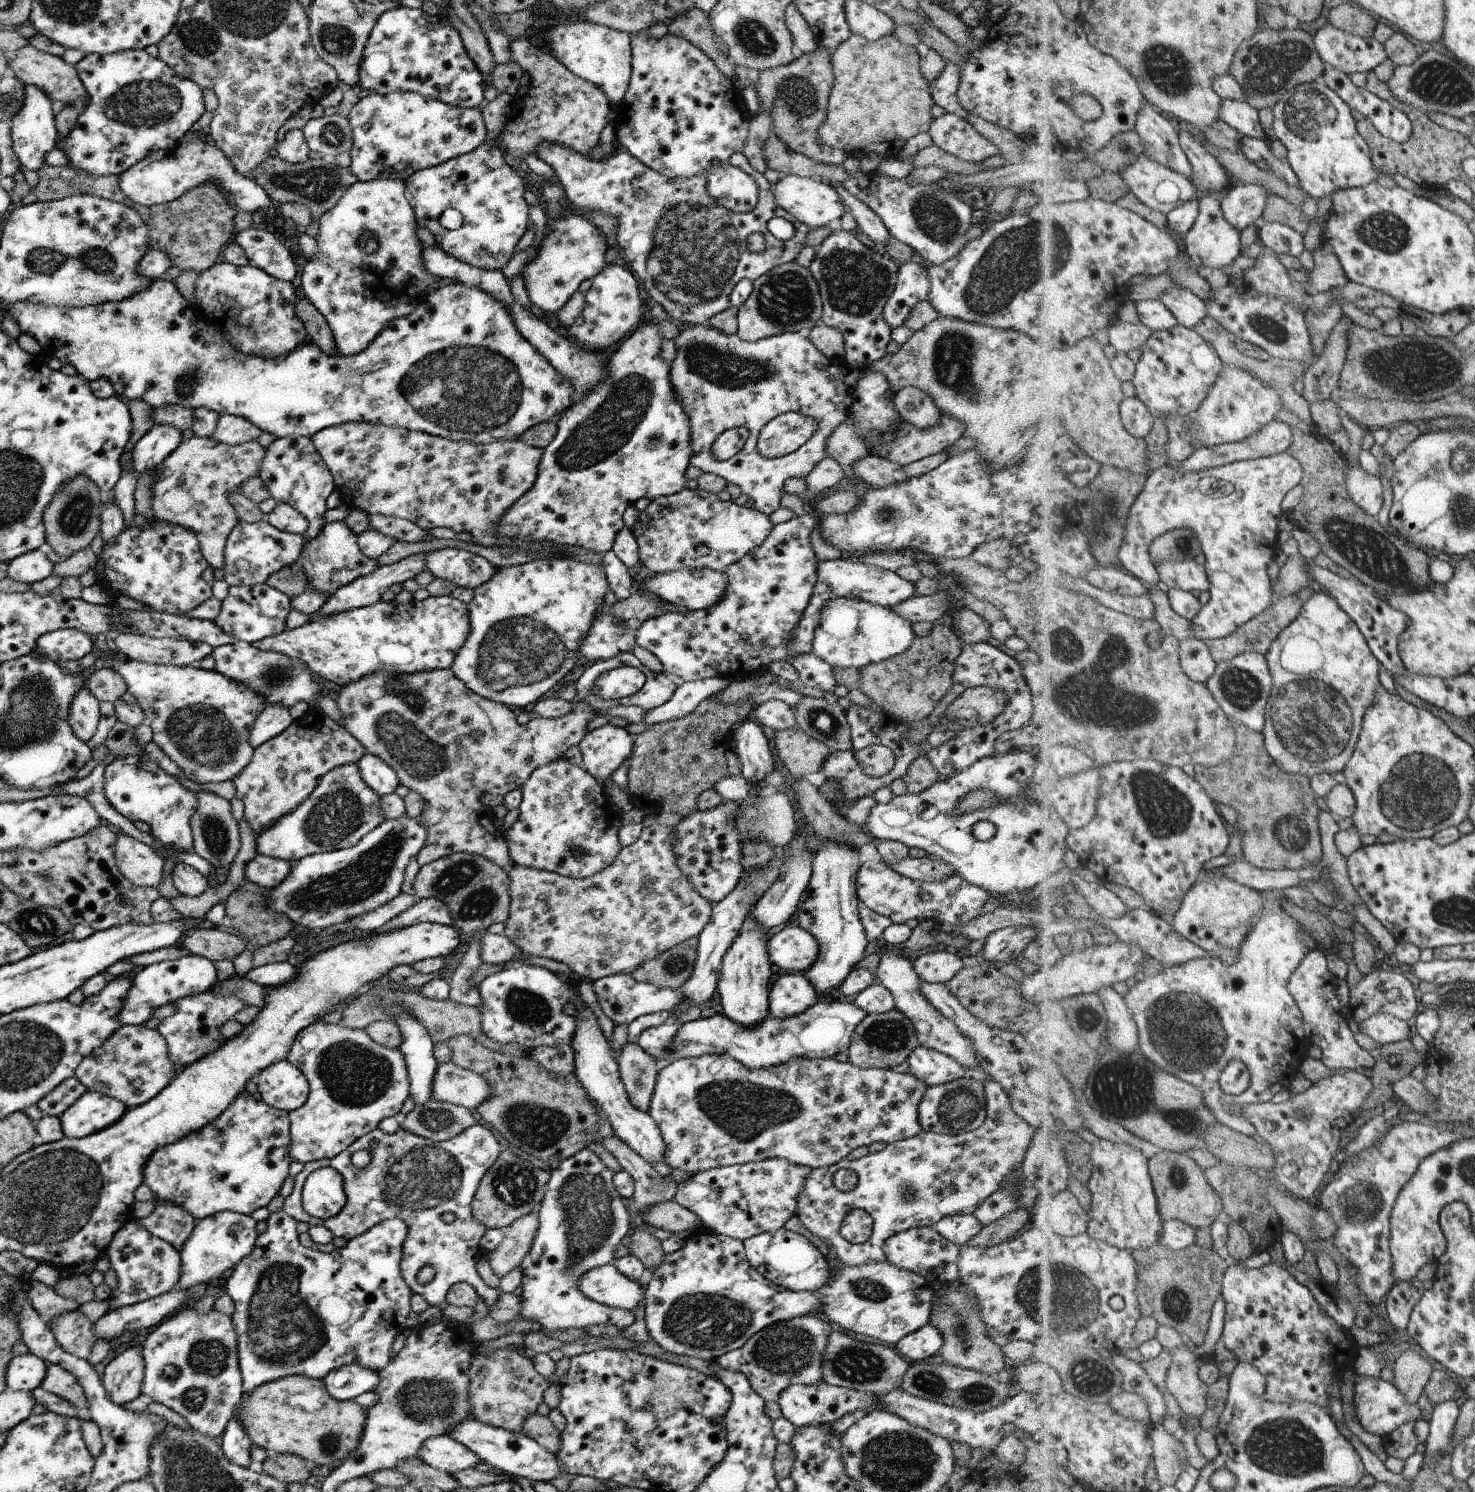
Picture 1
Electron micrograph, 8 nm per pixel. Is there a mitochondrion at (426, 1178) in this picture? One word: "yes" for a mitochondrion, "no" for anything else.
yes

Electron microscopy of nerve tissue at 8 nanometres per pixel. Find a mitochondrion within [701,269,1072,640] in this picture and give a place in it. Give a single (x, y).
(954, 350)

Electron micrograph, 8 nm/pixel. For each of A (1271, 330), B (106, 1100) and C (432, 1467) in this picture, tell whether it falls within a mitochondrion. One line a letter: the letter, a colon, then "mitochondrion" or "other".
A: mitochondrion
B: other
C: other

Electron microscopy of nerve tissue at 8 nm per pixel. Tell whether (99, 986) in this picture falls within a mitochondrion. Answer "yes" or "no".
no

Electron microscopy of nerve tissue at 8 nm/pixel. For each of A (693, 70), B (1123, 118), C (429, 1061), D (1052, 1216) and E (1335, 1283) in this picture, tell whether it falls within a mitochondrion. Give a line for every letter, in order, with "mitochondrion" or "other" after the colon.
A: other
B: other
C: other
D: other
E: other

